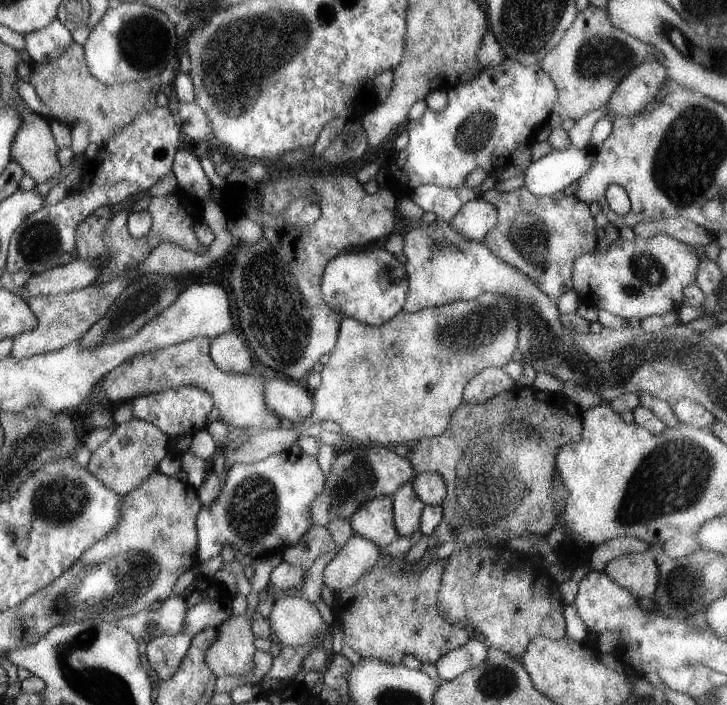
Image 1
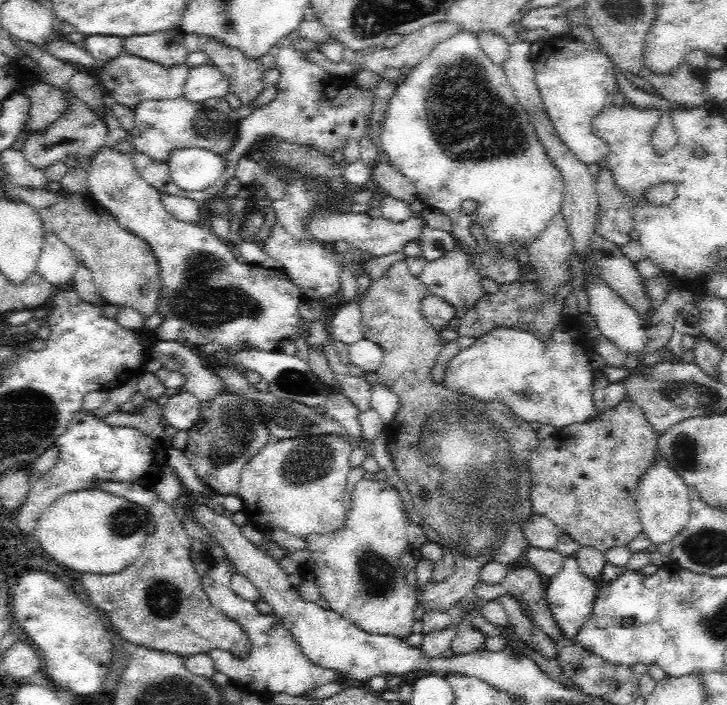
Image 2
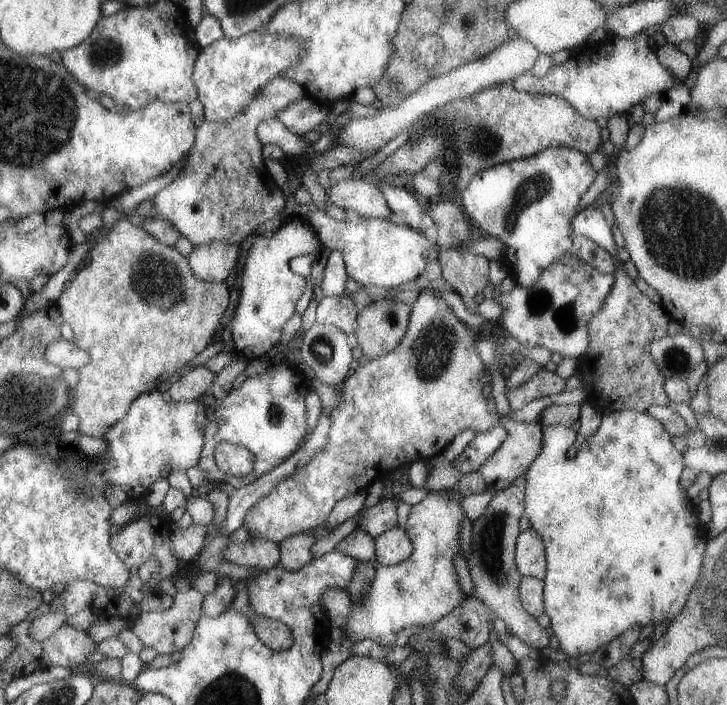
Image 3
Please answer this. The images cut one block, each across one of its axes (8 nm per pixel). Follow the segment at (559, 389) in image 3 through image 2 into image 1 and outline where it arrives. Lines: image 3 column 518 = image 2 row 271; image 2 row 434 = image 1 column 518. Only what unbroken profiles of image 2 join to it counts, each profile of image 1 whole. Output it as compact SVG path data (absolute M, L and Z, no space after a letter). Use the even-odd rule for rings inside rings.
M514 386L506 392L494 395L490 400L480 404L462 403L452 413L448 428L440 434L432 438L421 438L414 442L408 455L408 459L412 463L417 473L422 471L430 471L439 474L446 482L447 493L441 507L443 508L443 517L440 524L434 529L433 535L437 538L437 543L443 545L444 543L457 542L466 547L470 547L473 543L478 543L482 540L500 540L500 543L506 543L512 538L518 536L527 536L528 534L535 534L539 537L547 536L551 530L557 525L557 521L561 521L562 527L565 524L565 504L568 496L566 487L562 479L557 474L555 465L555 458L557 452L568 443L579 441L582 436L582 419L584 417L584 410L577 404L574 404L570 399L567 399L561 393L545 393L536 389L534 386L519 387Z

